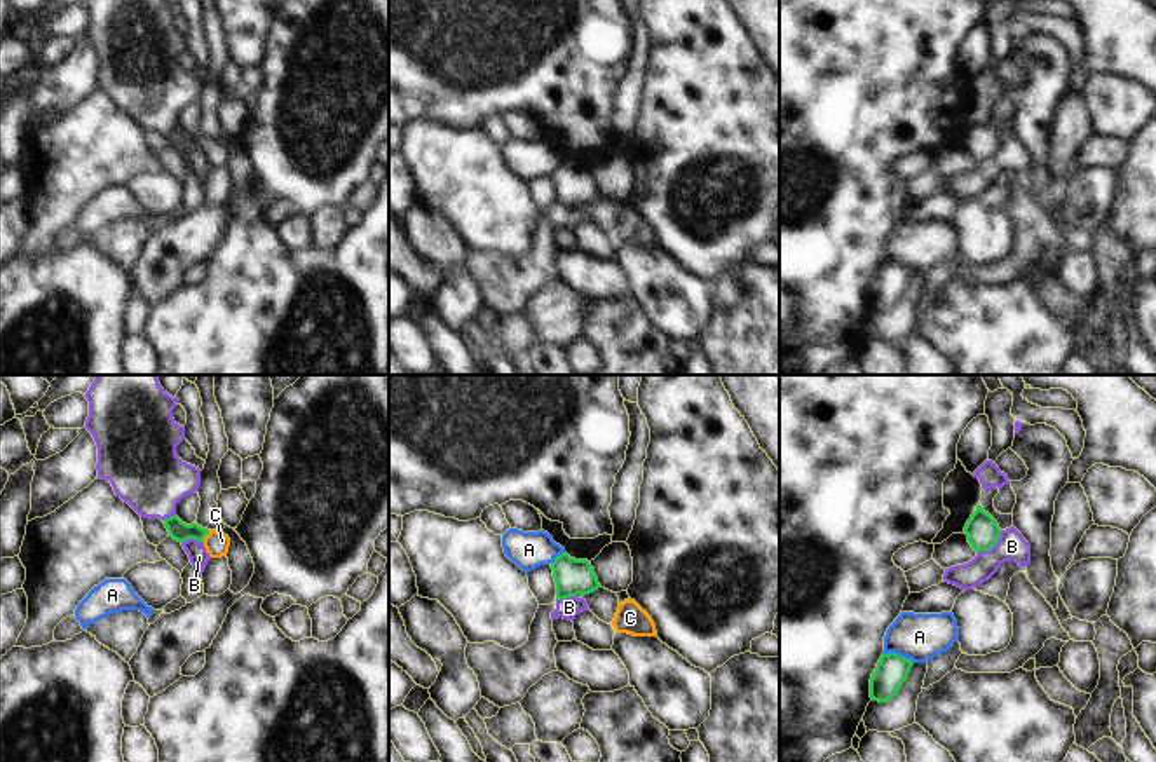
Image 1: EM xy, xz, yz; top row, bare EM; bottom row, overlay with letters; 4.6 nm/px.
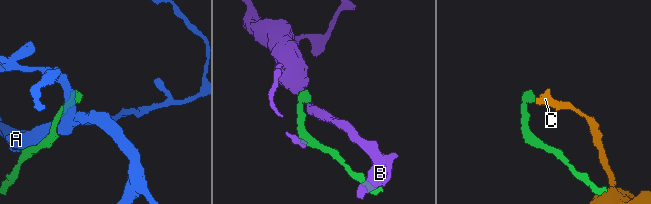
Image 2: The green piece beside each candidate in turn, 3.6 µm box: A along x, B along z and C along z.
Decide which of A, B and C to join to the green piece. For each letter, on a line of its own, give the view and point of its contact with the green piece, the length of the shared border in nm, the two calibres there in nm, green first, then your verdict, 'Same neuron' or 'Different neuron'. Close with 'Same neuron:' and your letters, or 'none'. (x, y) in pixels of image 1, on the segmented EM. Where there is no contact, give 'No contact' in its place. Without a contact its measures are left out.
A: Touches green at yz (897, 654). Shared border 160 nm. Thickness 150 nm (green) against 220 nm. Different neuron
B: Touches green at yz (992, 546). Shared border 160 nm. Thickness 150 nm (green) against 140 nm. Different neuron
C: Touches green at xy (206, 534). Shared border 70 nm. Thickness 90 nm (green) against 110 nm. Same neuron
Same neuron: C

